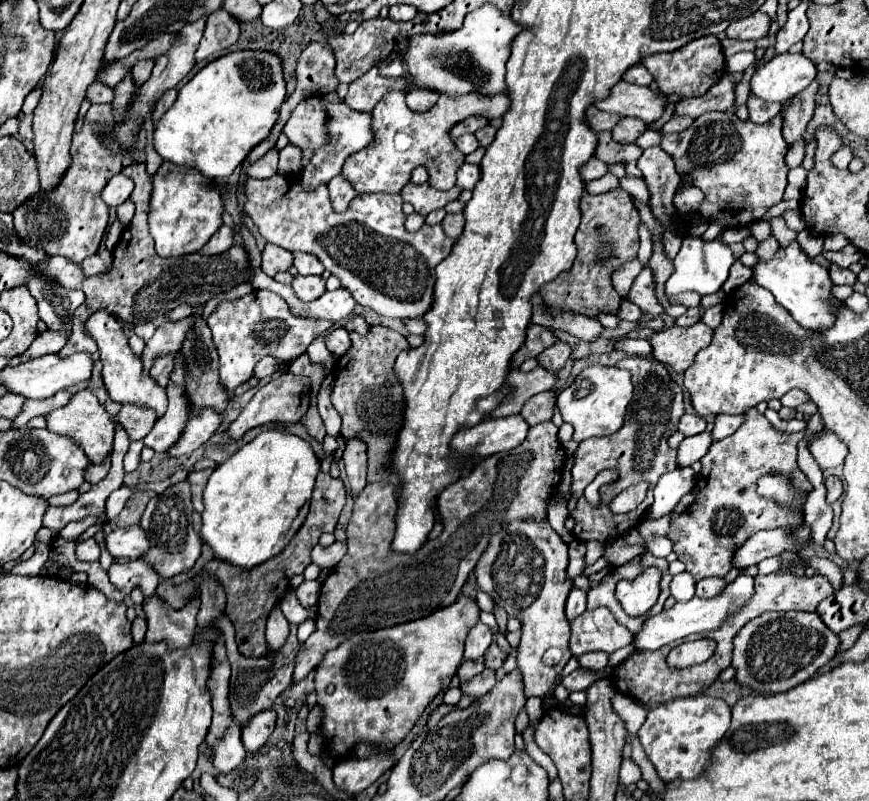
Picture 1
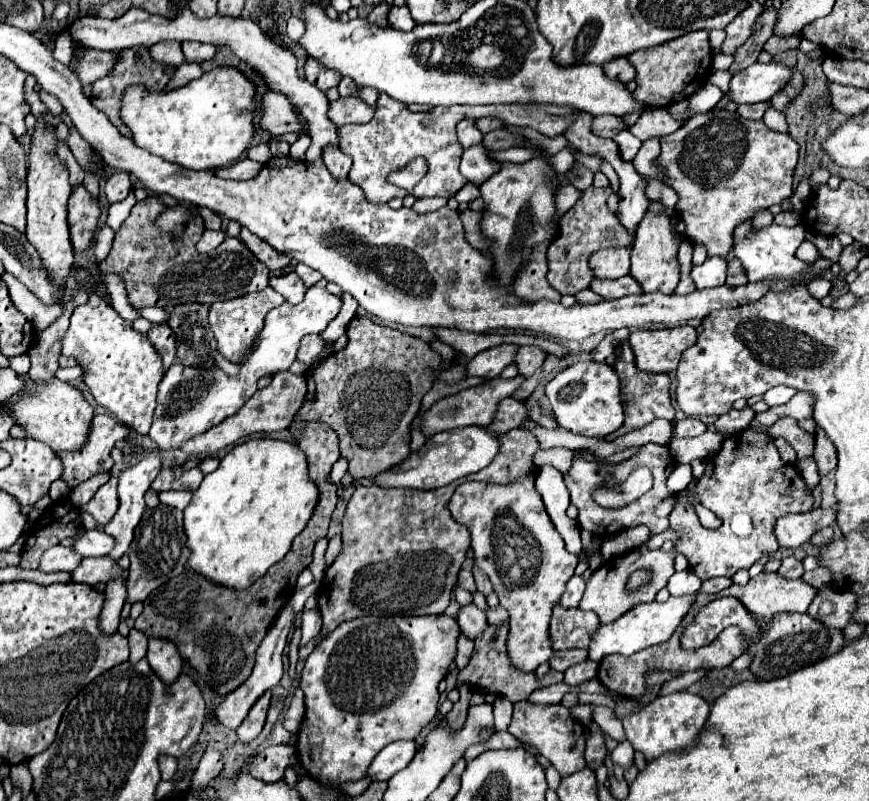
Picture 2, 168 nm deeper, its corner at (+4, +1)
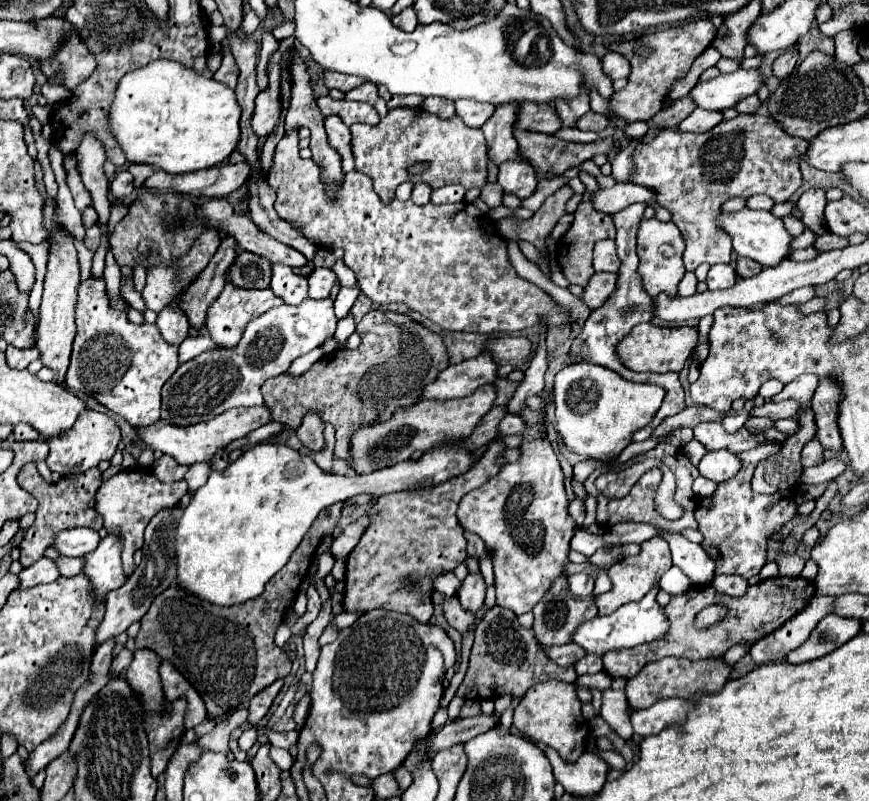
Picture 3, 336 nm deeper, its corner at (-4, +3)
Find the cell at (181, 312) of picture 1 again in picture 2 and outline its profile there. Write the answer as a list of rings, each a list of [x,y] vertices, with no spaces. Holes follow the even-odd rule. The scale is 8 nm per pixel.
[[[159,307],[140,309],[139,312],[141,316],[150,321],[152,325],[167,322],[169,319],[169,313],[165,309]]]

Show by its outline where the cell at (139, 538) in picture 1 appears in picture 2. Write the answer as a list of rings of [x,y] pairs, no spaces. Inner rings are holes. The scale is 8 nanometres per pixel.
[[[85,530],[71,544],[79,556],[105,556],[113,548],[113,538],[101,530]]]

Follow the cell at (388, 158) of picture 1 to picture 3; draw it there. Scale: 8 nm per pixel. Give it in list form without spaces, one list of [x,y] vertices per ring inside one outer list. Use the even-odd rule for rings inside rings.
[[[393,108],[375,124],[353,124],[351,146],[355,168],[373,180],[375,192],[383,202],[391,202],[395,190],[403,182],[425,182],[431,190],[461,184],[465,190],[487,184],[487,143],[481,129],[463,126],[461,118],[439,118],[421,108]],[[415,162],[429,162],[429,170],[417,176],[407,174],[407,166]]]

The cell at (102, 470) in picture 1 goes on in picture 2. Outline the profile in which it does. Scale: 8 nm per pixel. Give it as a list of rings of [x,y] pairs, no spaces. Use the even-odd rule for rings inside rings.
[[[93,416],[89,430],[89,440],[77,452],[59,452],[57,456],[63,462],[63,480],[69,488],[89,480],[99,472],[109,472],[113,466],[111,448],[115,442],[123,440],[129,434],[129,428],[119,424],[111,416]]]

